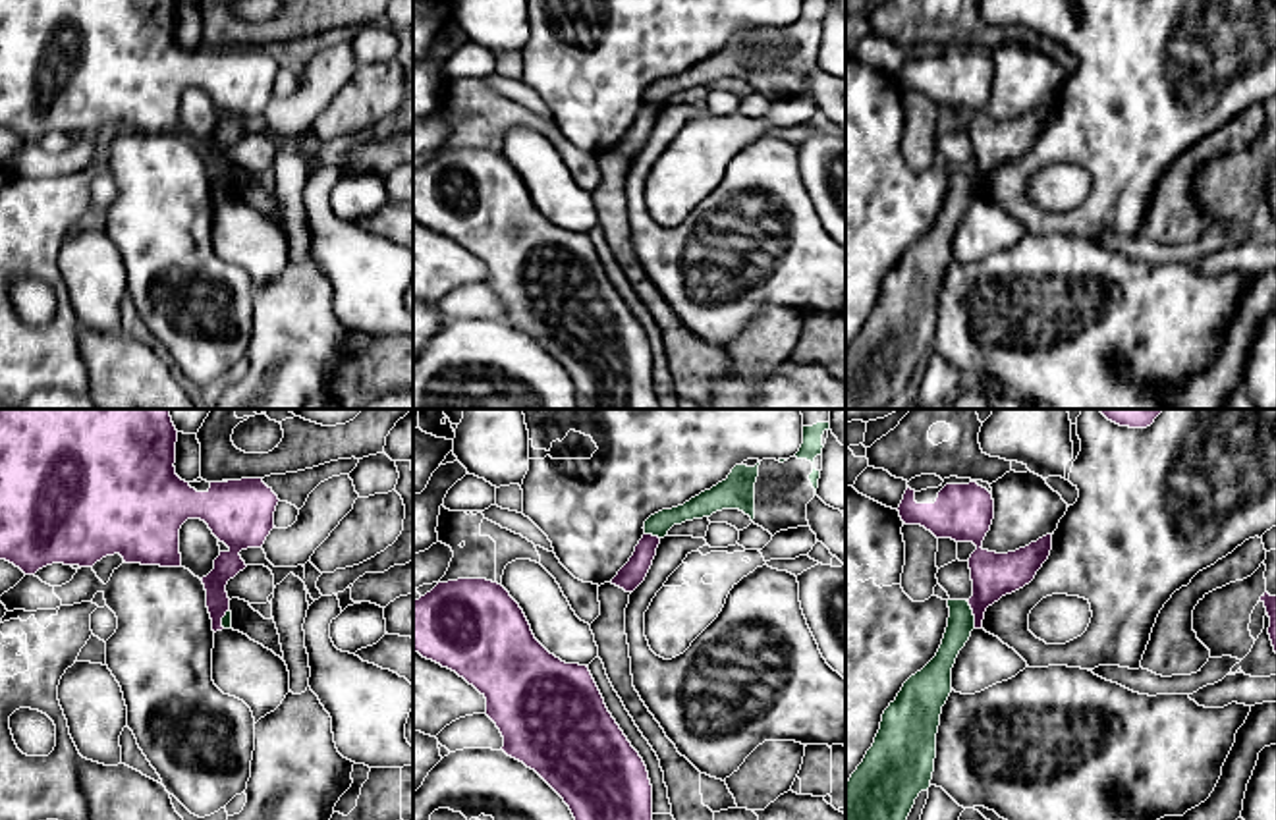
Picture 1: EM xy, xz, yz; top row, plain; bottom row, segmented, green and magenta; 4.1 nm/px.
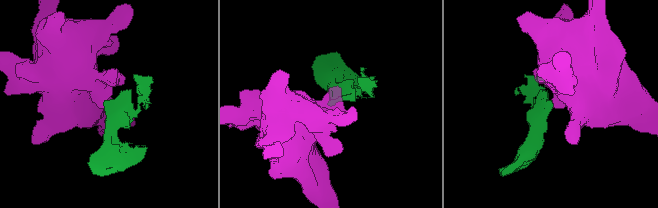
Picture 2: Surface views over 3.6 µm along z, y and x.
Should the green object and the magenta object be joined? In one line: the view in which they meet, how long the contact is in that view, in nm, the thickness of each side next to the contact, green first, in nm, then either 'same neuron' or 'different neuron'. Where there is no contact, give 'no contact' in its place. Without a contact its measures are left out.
meets green in yz; contact 120 nm long; 110 nm thick on the green side, 190 nm on the other; different neuron

